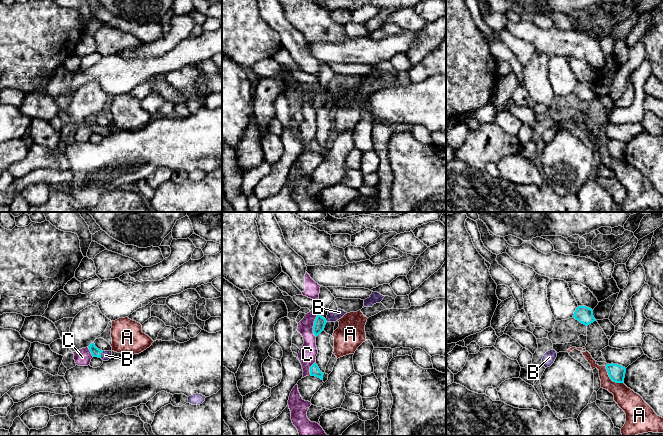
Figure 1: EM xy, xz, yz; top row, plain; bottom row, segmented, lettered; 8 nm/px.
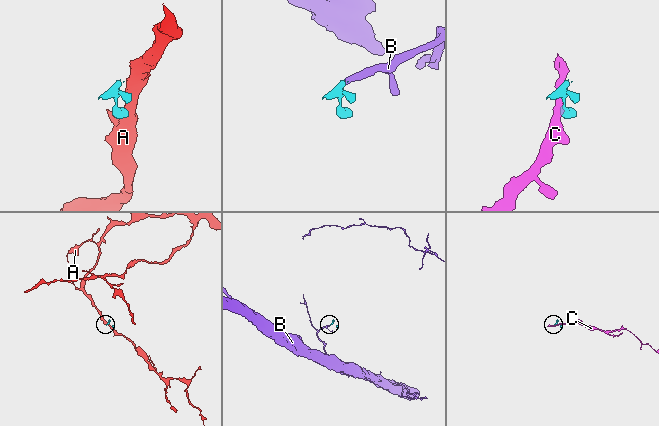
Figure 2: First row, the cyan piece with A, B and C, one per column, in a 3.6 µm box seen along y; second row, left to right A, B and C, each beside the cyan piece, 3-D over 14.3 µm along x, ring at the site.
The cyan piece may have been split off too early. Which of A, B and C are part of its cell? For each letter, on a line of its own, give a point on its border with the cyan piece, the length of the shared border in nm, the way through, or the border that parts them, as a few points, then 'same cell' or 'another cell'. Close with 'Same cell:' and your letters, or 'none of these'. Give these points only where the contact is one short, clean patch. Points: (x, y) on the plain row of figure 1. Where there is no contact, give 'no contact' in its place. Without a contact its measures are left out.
A: yz (611, 155) | 200 nm | along yz (605, 142), (608, 152), (613, 157), (623, 159) | another cell
B: xy (100, 130) | 60 nm | across xy (95, 128), (100, 130), (105, 131) | same cell
C: xz (314, 101) | 190 nm | along xz (318, 89), (313, 102), (313, 110), (315, 112) | another cell
Same cell: B

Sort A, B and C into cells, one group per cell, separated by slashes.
A / B / C

